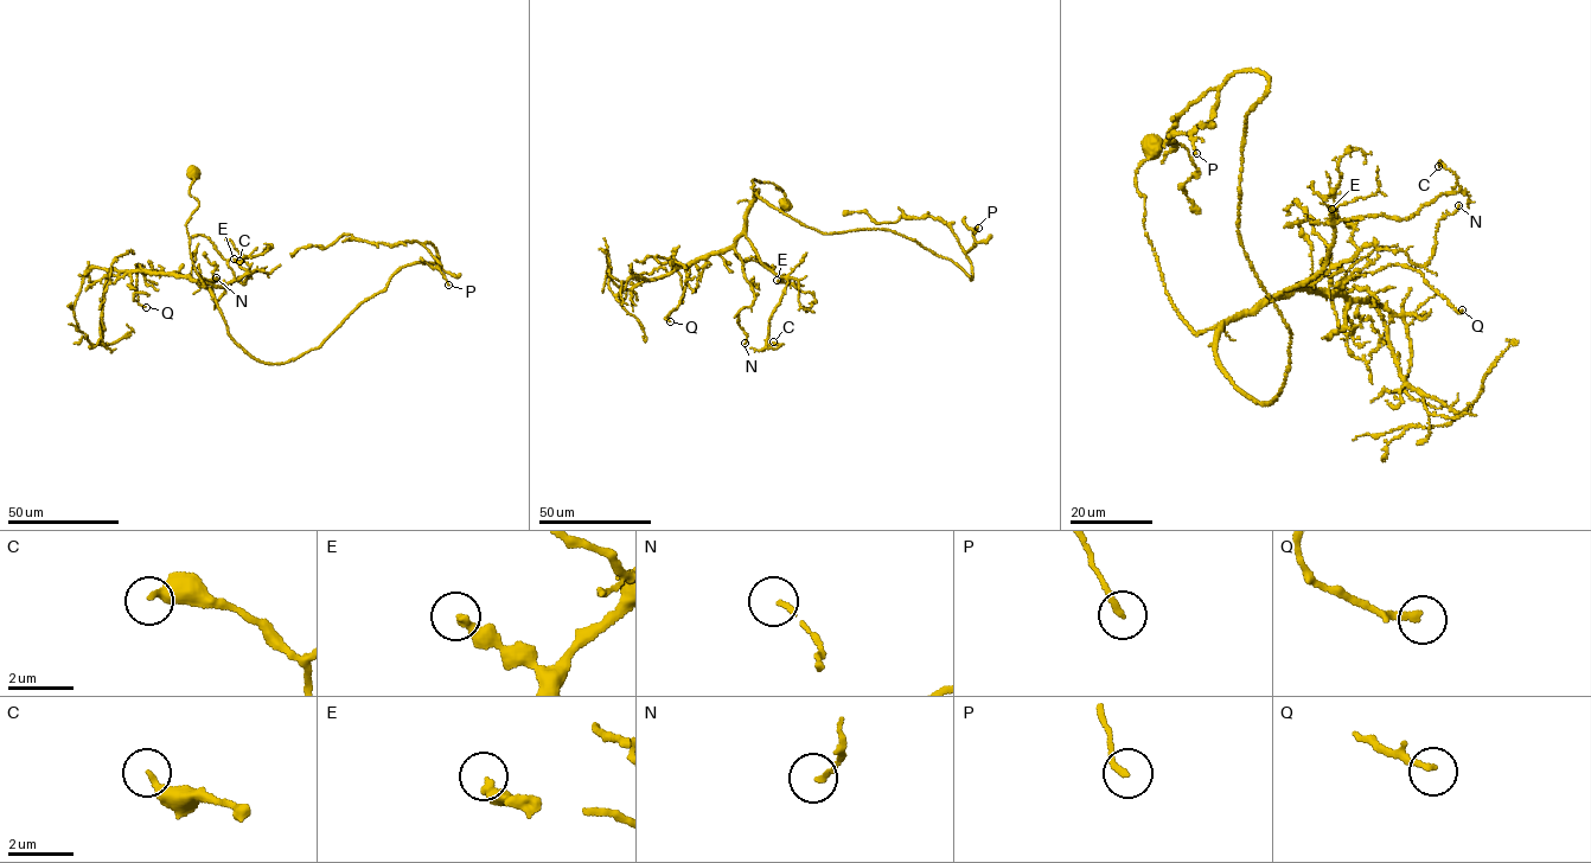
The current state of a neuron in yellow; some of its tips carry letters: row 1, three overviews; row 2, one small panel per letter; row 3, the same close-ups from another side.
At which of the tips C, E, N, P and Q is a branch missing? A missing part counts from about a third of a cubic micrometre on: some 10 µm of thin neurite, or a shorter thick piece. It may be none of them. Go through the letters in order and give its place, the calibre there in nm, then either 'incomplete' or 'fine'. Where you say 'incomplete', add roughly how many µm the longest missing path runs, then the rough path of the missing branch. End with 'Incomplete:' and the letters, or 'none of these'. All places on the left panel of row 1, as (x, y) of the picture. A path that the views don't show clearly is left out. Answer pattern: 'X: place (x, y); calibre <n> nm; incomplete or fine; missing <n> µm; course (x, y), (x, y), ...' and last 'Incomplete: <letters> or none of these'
C: place (240, 261); calibre 280 nm; fine
E: place (234, 259); calibre 280 nm; fine
N: place (216, 277); calibre 130 nm; fine
P: place (448, 285); calibre 200 nm; fine
Q: place (146, 307); calibre 190 nm; fine
Incomplete: none of these

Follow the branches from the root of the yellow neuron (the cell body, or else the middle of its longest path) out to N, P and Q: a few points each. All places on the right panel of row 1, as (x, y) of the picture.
N: (1152, 145), (1136, 178), (1145, 235), (1194, 333), (1363, 247), (1422, 266), (1458, 205)
P: (1152, 145), (1164, 291), (1271, 402), (1291, 333), (1237, 224), (1269, 78), (1226, 78), (1196, 153)
Q: (1152, 145), (1136, 178), (1145, 235), (1194, 333), (1297, 289), (1330, 298), (1395, 264), (1462, 309)

